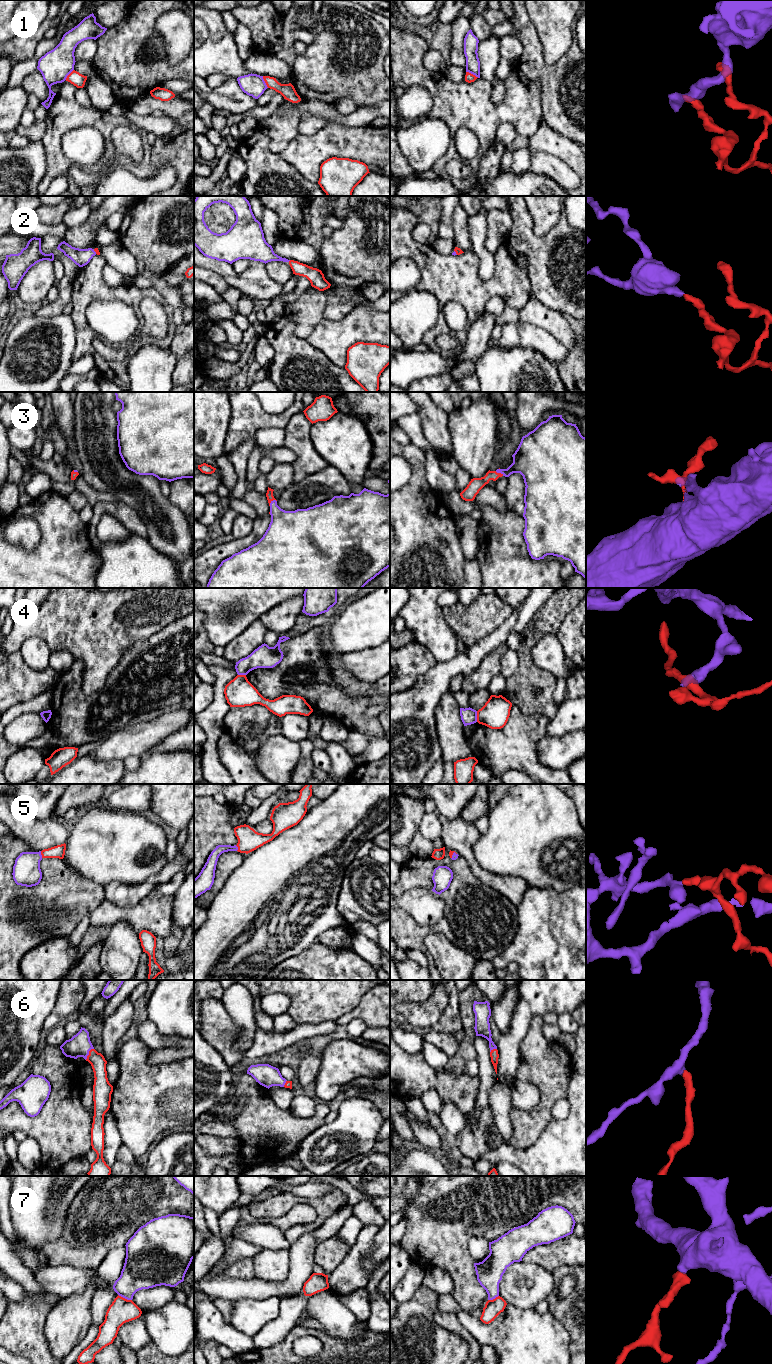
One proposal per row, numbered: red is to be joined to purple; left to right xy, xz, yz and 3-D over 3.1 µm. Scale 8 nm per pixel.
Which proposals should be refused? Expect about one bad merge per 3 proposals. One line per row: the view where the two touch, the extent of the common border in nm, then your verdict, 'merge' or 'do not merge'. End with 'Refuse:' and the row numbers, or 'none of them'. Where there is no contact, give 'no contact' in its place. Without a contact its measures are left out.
1: meets purple in yz; contact 120 nm long; do not merge
2: meets purple in xy; contact 50 nm long; merge
3: meets purple in xz; contact 80 nm long; merge
4: meets purple in yz; contact 90 nm long; do not merge
5: meets purple in xy; contact 60 nm long; merge
6: meets purple in xy; contact 120 nm long; merge
7: meets purple in xy; contact 120 nm long; do not merge
Refuse: 1, 4, 7

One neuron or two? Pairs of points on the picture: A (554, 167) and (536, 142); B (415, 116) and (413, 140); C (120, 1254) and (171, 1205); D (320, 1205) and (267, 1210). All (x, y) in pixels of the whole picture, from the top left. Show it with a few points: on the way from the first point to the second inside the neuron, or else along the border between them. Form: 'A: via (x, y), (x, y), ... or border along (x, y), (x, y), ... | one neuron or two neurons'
A: border along (530, 151), (550, 154), (565, 164) | two neurons
B: border along (426, 117), (414, 122) | two neurons
C: border along (124, 1244), (115, 1247), (103, 1259) | two neurons
D: via (307, 1201), (287, 1200), (280, 1205) | one neuron

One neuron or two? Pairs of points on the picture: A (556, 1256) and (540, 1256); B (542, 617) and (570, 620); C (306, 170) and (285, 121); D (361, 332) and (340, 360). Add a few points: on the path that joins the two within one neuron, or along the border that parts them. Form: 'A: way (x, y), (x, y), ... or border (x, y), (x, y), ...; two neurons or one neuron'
A: way (552, 1256), (544, 1256); one neuron
B: border (569, 612), (555, 634); two neurons
C: border (298, 133), (279, 154); two neurons
D: way (353, 335), (340, 348), (340, 352); one neuron

